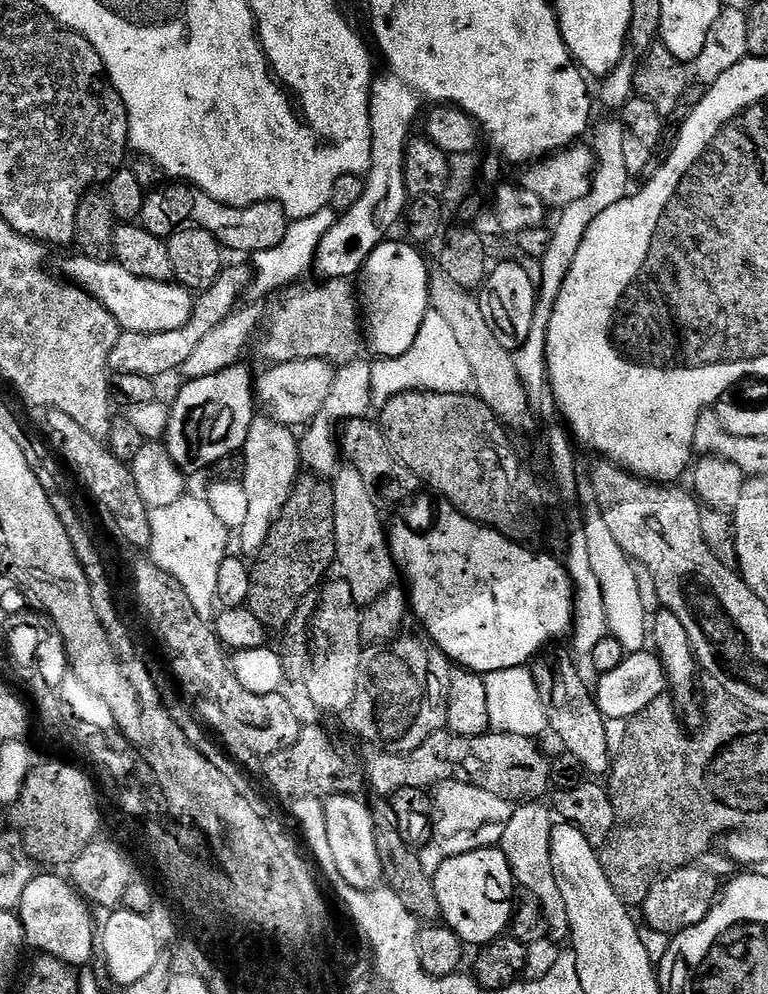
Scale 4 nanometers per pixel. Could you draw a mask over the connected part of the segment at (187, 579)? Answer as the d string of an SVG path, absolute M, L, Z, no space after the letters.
M186 494L171 506L151 509L150 534L152 563L183 586L186 598L190 598L190 606L198 610L198 618L211 621L218 608L216 572L230 552L229 528L214 515L214 510L210 510L207 499L200 497L199 500L192 494Z

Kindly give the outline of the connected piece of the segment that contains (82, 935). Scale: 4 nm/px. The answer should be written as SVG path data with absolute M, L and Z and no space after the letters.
M37 873L26 886L18 909L25 943L43 955L54 956L73 968L79 968L94 954L94 918L90 911L91 905L69 879L56 874Z

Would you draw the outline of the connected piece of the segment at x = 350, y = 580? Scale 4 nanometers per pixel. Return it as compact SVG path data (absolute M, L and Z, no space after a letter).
M341 467L331 481L334 490L334 534L336 535L336 559L340 564L342 579L350 586L356 603L373 604L386 589L397 583L398 569L392 558L390 536L386 524L380 521L378 502L366 490L366 482L358 470Z

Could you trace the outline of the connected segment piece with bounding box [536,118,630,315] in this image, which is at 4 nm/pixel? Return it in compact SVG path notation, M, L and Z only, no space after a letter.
M619 119L604 120L593 127L590 132L592 141L590 147L594 157L594 171L592 183L588 185L588 192L576 202L570 202L559 213L560 221L556 228L551 229L552 241L548 244L546 254L538 262L540 280L538 276L538 291L536 293L537 309L545 310L552 315L554 306L558 302L558 294L562 290L562 282L566 282L566 274L570 274L570 266L574 262L574 254L578 254L578 246L582 246L582 238L586 238L586 230L590 230L590 222L602 214L602 210L610 210L619 200L629 195L628 180L630 174L626 170L626 158L622 155L622 142L626 135L623 124Z

